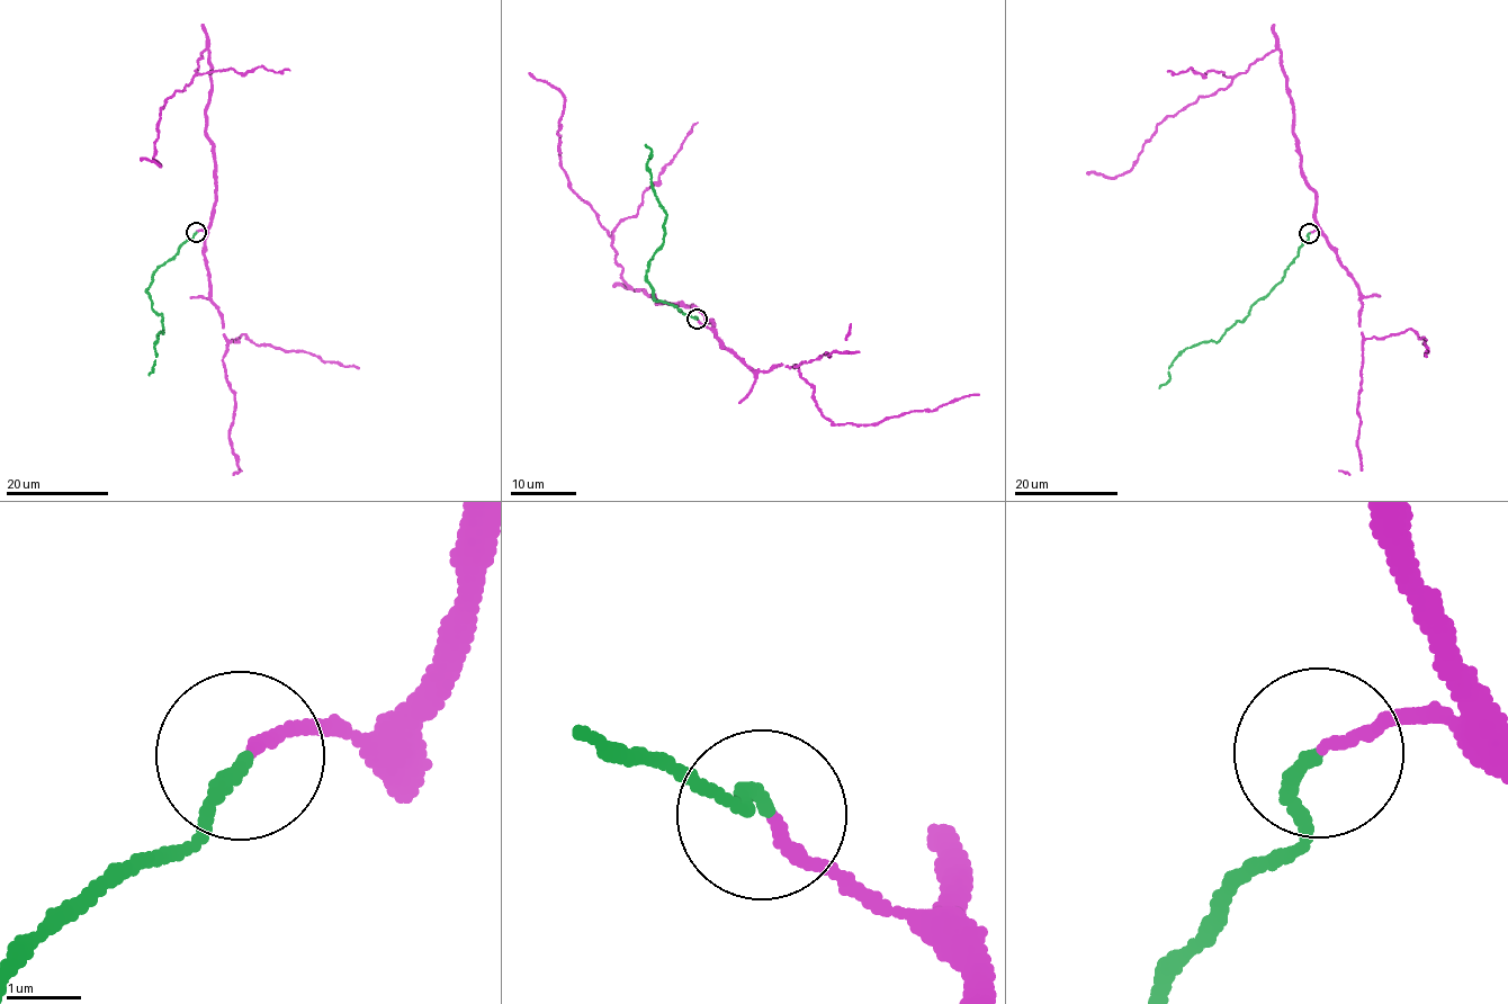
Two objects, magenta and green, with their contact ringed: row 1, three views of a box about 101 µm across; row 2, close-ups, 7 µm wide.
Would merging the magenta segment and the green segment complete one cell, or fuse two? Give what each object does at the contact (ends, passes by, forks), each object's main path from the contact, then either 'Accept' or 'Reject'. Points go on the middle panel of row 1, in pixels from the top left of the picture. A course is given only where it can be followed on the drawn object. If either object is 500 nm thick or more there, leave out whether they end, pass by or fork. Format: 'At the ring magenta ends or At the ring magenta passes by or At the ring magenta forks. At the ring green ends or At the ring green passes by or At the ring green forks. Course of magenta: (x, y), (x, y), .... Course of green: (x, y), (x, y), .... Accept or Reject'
At the ring magenta ends. At the ring green ends. Course of magenta: (697, 320), (712, 321), (655, 303), (622, 278), (613, 241), (560, 166), (564, 98), (529, 73). Course of green: (697, 320), (654, 299), (647, 279), (654, 251), (663, 244), (667, 217), (646, 166), (652, 155), (645, 144). Accept

